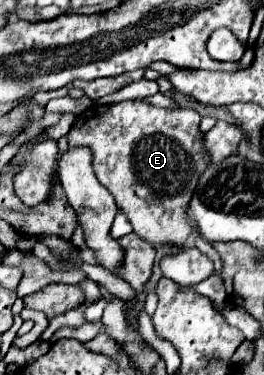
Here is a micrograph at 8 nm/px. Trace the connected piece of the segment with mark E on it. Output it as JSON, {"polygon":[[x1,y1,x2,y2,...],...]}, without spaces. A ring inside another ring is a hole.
{"polygon":[[122,101,114,105,94,105,78,115,68,133,68,147,88,147,92,151,92,167,98,181,114,195,118,207,128,215,134,233,154,243,154,247,170,245,186,249,186,239,192,233,192,225,186,221,188,201,198,185,200,175,210,165,210,157,204,151,202,133,198,129,200,115,194,109,162,109,142,101]]}

